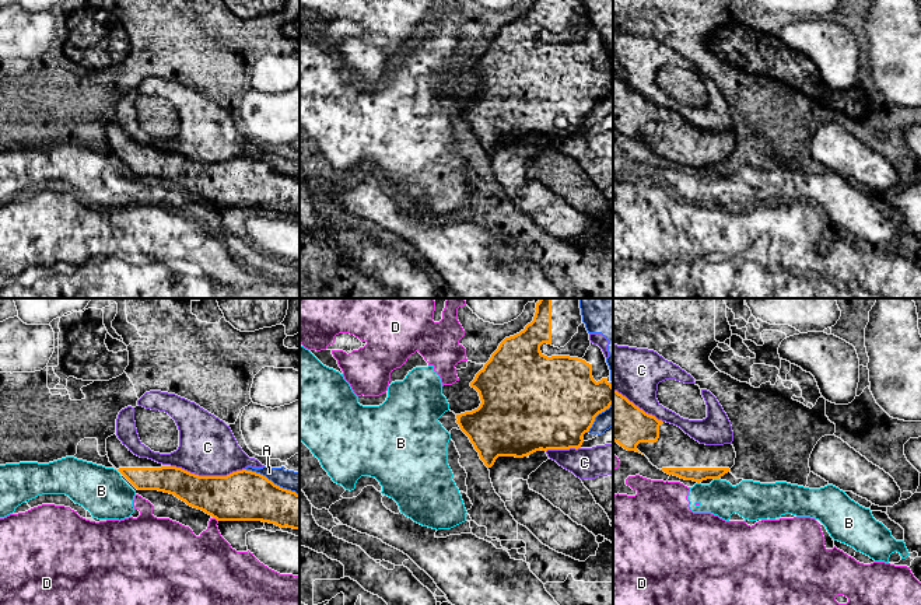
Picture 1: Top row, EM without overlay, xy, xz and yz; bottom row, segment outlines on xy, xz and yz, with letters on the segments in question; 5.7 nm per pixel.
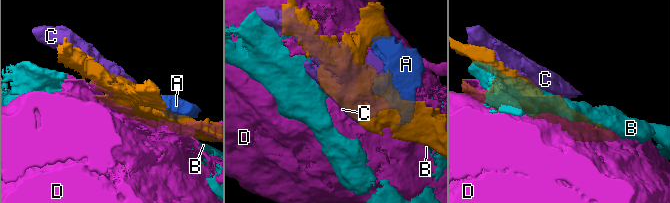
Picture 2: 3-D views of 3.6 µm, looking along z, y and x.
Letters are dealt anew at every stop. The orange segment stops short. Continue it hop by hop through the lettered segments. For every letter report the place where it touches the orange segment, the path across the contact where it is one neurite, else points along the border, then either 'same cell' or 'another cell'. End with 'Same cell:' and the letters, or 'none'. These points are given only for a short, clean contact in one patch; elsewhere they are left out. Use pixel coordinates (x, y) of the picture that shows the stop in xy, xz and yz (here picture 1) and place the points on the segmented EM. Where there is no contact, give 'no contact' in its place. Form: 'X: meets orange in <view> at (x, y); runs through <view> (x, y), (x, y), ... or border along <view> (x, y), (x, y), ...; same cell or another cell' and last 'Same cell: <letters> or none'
A: meets orange in xy at (270, 481); another cell
B: meets orange in yz at (717, 478); border along yz (714, 478), (718, 479); another cell
C: meets orange in xy at (207, 476); another cell
D: meets orange in xy at (216, 518); another cell
Same cell: none

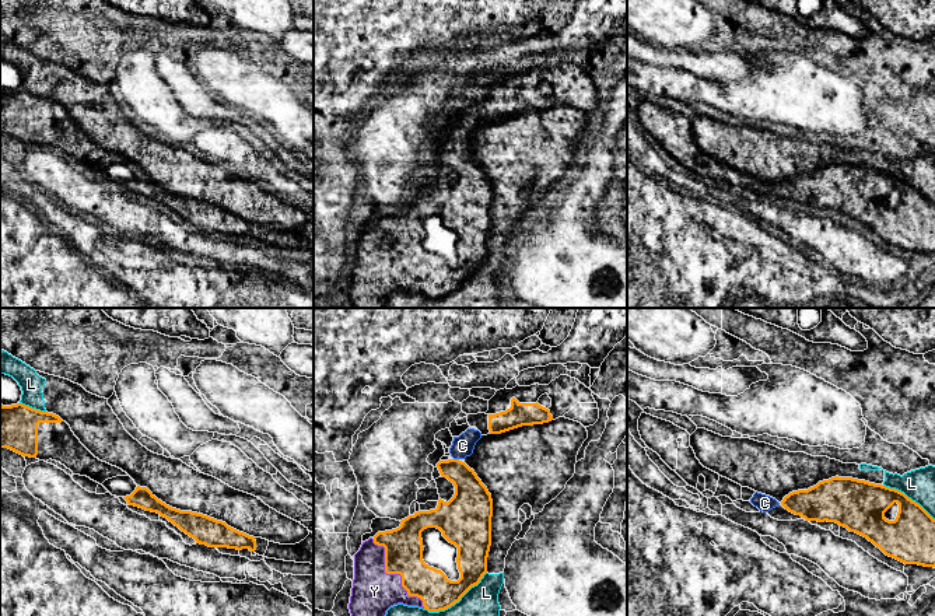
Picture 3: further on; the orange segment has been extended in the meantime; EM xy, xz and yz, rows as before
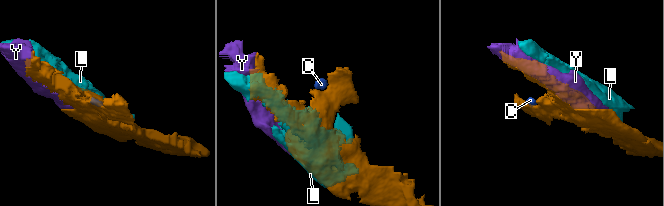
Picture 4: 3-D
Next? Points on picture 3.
C: meets orange in xz at (457, 459); same cell
L: meets orange in xz at (457, 601); another cell
Y: meets orange in xz at (395, 573); same cell
Same cell: C, Y

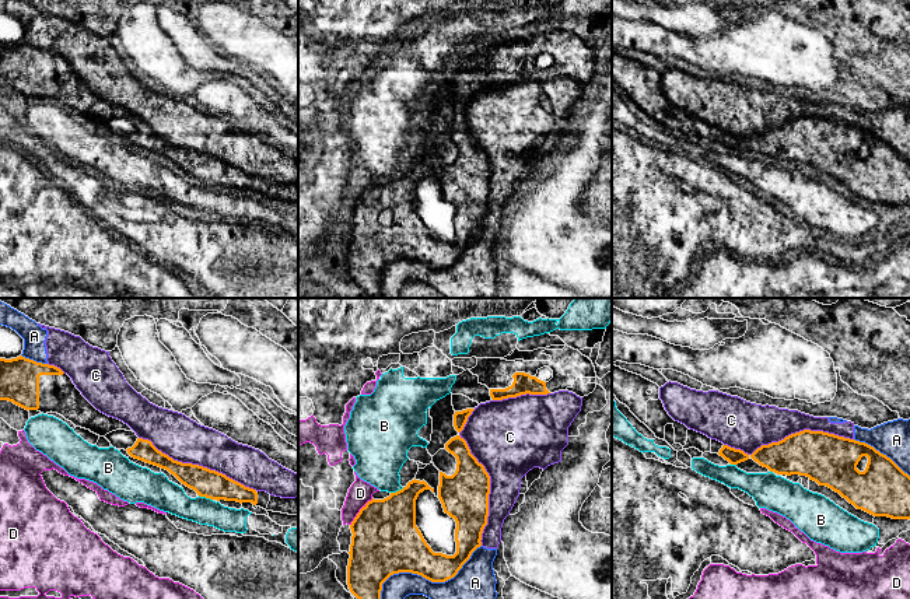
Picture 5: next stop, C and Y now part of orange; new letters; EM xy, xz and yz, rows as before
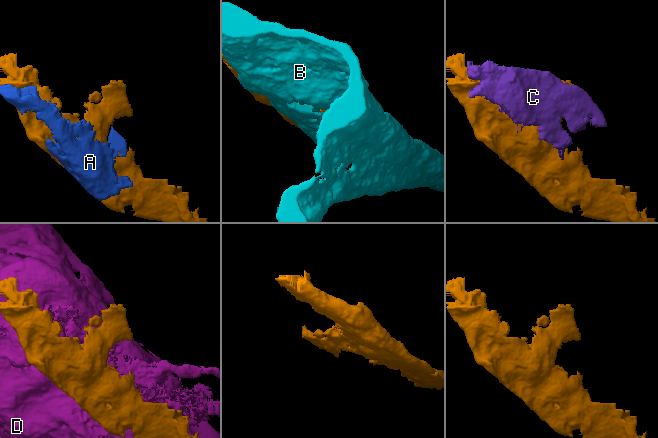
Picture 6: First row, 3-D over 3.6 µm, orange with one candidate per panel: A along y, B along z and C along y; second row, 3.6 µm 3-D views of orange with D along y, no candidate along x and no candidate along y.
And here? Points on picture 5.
A: meets orange in xz at (426, 578); another cell
B: meets orange in xy at (206, 497); another cell
C: meets orange in xz at (489, 477); another cell
D: meets orange in xz at (360, 511); another cell
Same cell: none

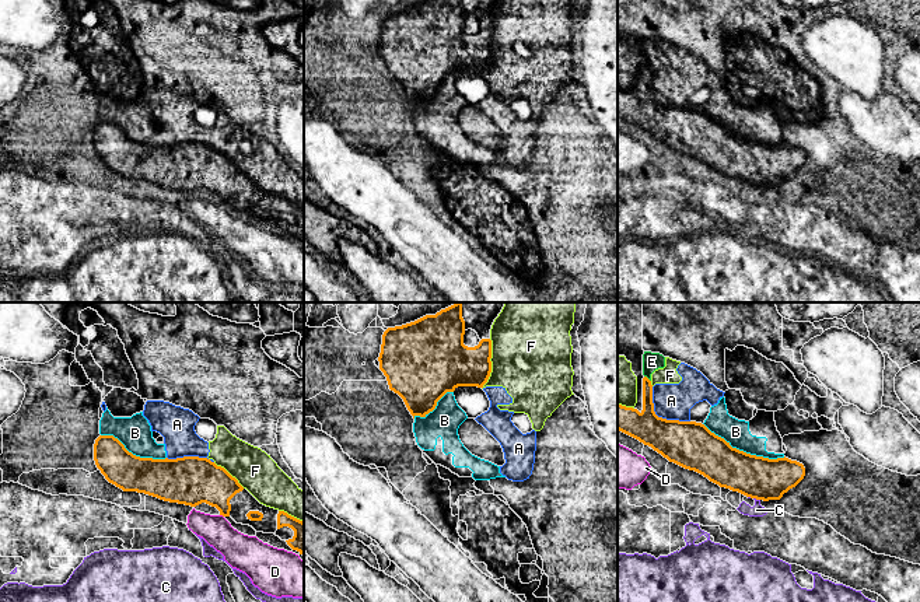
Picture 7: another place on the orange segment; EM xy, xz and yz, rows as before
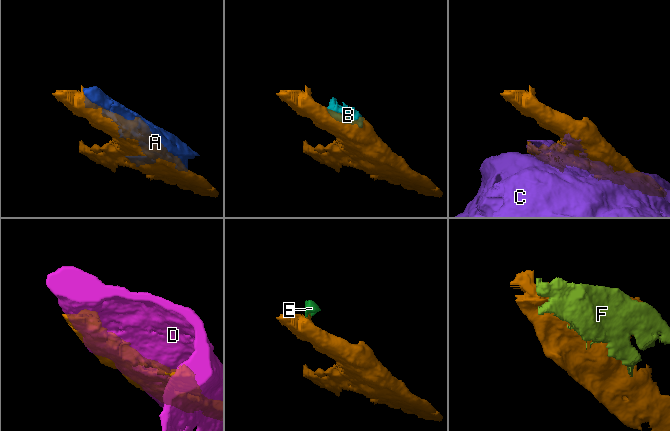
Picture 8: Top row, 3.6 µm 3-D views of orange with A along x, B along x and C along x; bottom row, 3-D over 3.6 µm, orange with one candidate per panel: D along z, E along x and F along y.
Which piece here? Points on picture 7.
A: meets orange in yz at (660, 417); another cell
B: meets orange in yz at (742, 451); another cell
C: meets orange in yz at (756, 499); another cell
D: meets orange in xy at (221, 514); another cell
E: meets orange in yz at (647, 378); border along yz (644, 375), (650, 381); another cell
F: meets orange in xz at (490, 364); another cell
Same cell: none

